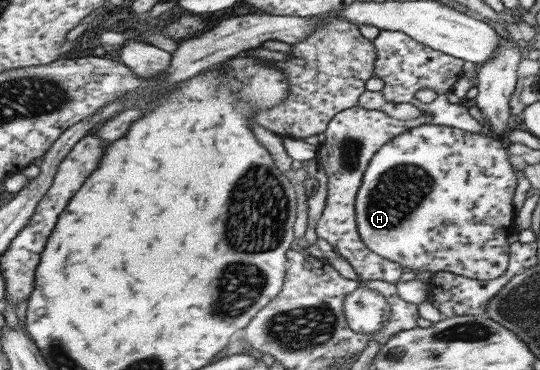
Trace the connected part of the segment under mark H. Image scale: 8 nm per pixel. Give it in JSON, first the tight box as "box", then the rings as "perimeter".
{"box":[354,123,518,282],"perimeter":[[[426,123],[409,128],[405,133],[393,137],[387,144],[379,146],[379,149],[370,157],[367,167],[363,170],[362,178],[354,197],[354,218],[359,239],[369,251],[379,257],[399,264],[401,267],[409,267],[415,272],[428,271],[435,274],[439,271],[447,271],[482,282],[486,279],[499,277],[508,264],[508,243],[506,237],[513,231],[515,213],[511,199],[516,192],[518,181],[515,170],[507,160],[507,153],[500,143],[489,134],[484,136],[479,133],[470,133],[462,129]]]}

